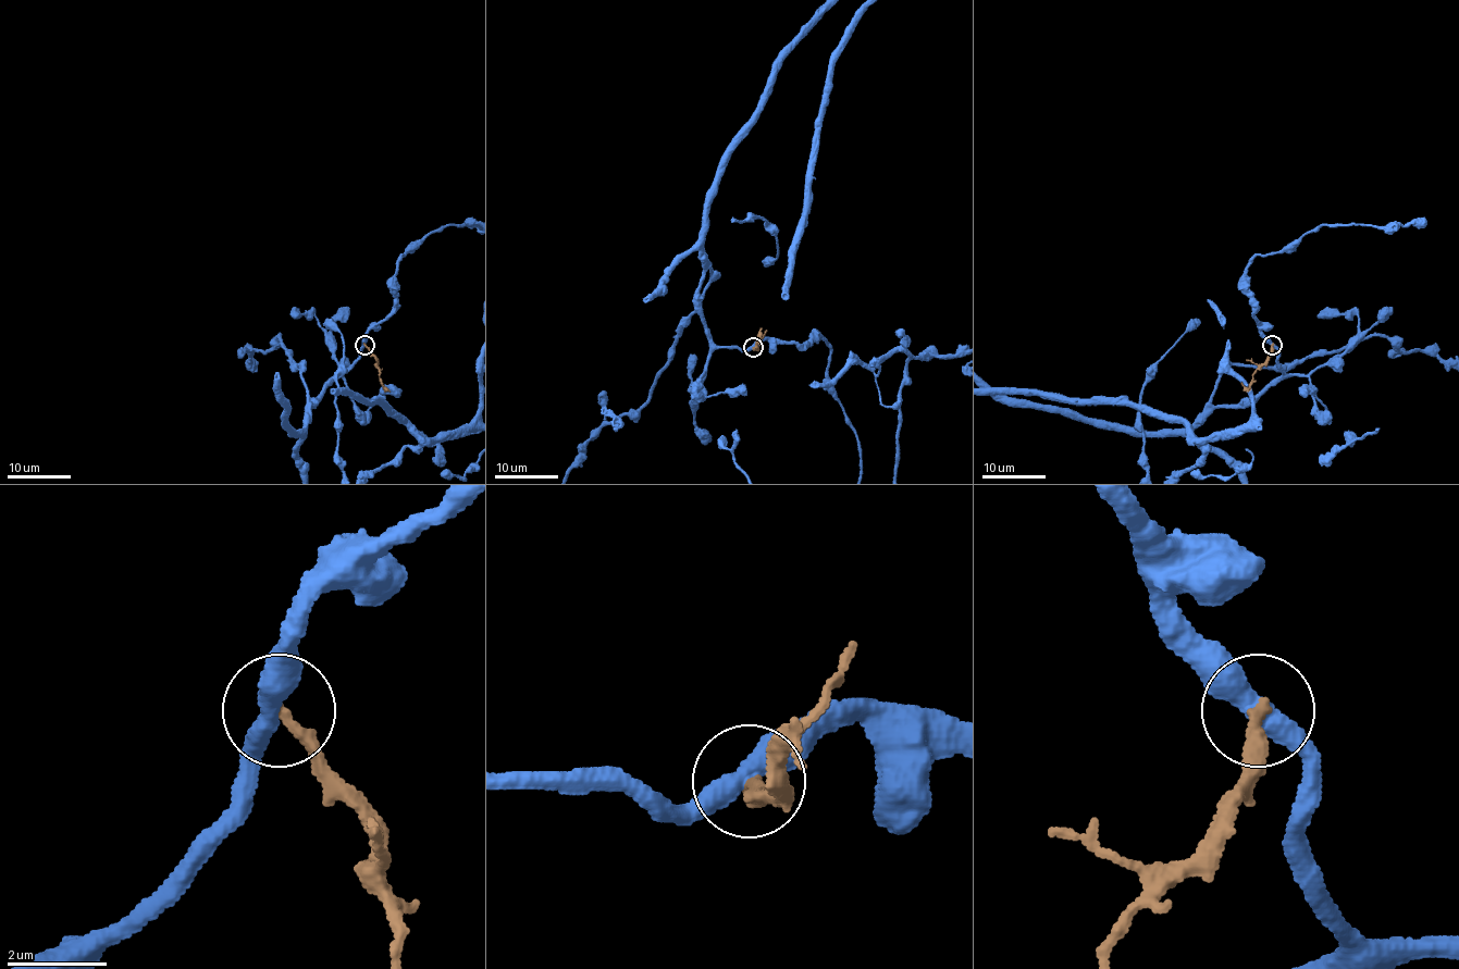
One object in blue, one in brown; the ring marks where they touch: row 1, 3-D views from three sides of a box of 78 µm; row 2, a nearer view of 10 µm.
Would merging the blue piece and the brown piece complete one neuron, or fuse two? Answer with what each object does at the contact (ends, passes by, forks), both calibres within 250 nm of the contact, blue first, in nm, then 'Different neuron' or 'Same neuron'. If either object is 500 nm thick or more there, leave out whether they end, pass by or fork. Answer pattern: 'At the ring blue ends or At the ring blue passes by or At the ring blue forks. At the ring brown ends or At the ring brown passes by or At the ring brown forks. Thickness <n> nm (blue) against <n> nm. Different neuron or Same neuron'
At the ring blue passes by. At the ring brown ends. Thickness 440 nm (blue) against 240 nm. Different neuron

